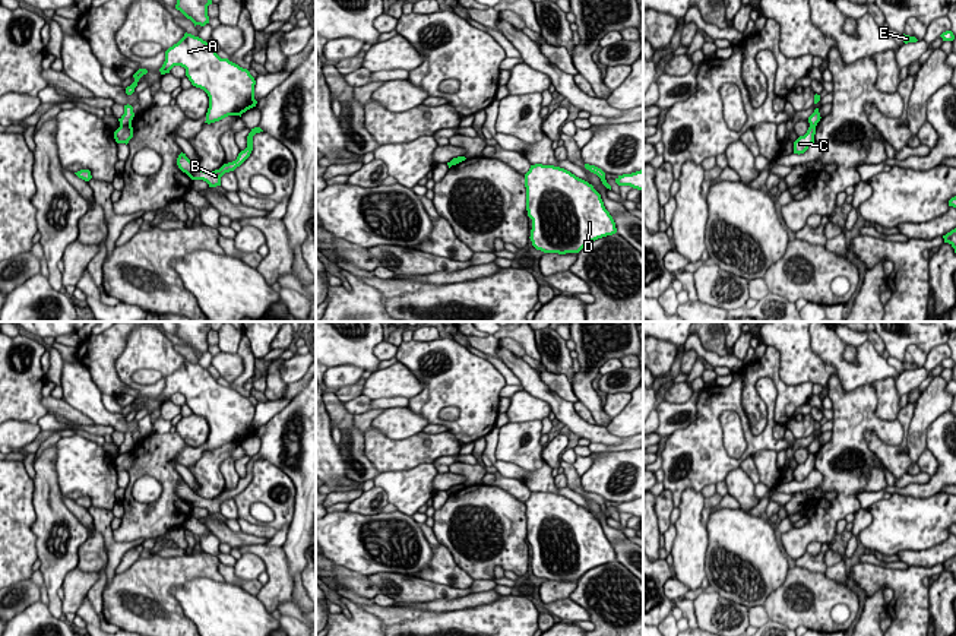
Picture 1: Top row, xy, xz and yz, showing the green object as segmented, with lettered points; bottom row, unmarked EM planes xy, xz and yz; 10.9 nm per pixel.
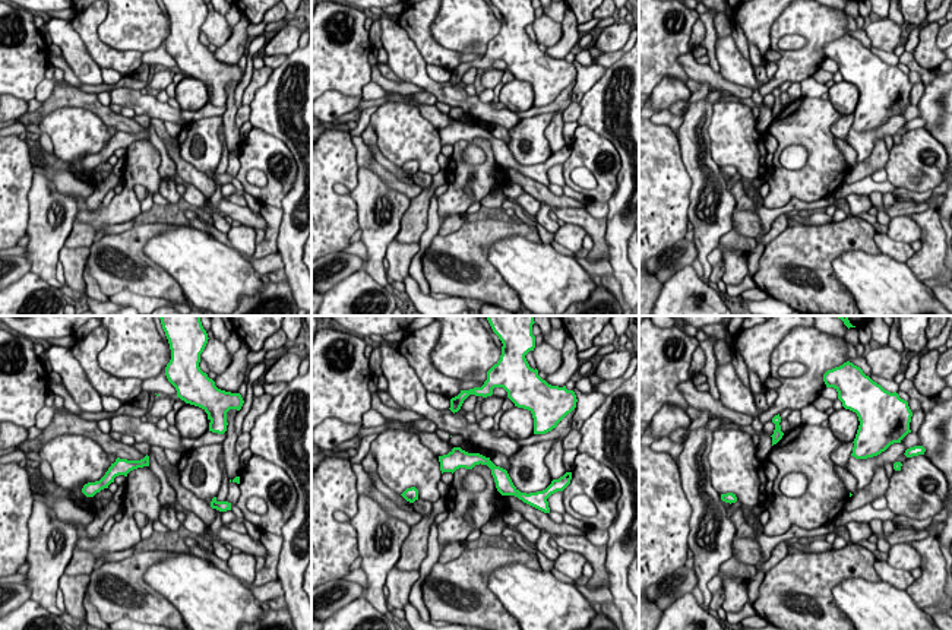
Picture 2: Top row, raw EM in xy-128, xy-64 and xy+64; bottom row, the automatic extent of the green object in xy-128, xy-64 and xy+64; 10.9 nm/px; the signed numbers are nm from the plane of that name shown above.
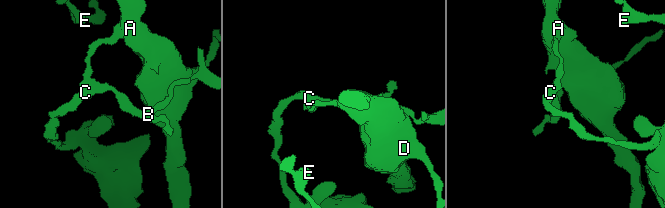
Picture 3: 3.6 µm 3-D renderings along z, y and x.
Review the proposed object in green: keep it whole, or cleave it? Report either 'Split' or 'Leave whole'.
Split

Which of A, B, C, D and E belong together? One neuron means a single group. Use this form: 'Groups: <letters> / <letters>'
Groups: A D / B C E

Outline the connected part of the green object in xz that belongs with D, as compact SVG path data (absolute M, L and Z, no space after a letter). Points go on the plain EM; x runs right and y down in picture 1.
M535 491L525 501L531 569L544 580L579 580L586 572L617 560L601 522L570 499Z

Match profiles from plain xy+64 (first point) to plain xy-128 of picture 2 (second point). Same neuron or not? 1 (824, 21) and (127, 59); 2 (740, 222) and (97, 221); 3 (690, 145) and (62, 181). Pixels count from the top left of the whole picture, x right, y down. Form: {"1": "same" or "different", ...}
{"1": "different", "2": "different", "3": "different"}

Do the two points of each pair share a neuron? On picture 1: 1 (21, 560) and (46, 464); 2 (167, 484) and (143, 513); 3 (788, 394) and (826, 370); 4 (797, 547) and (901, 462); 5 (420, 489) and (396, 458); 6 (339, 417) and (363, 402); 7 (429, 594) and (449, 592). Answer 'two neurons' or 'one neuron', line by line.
1: two neurons
2: one neuron
3: two neurons
4: two neurons
5: two neurons
6: two neurons
7: one neuron

